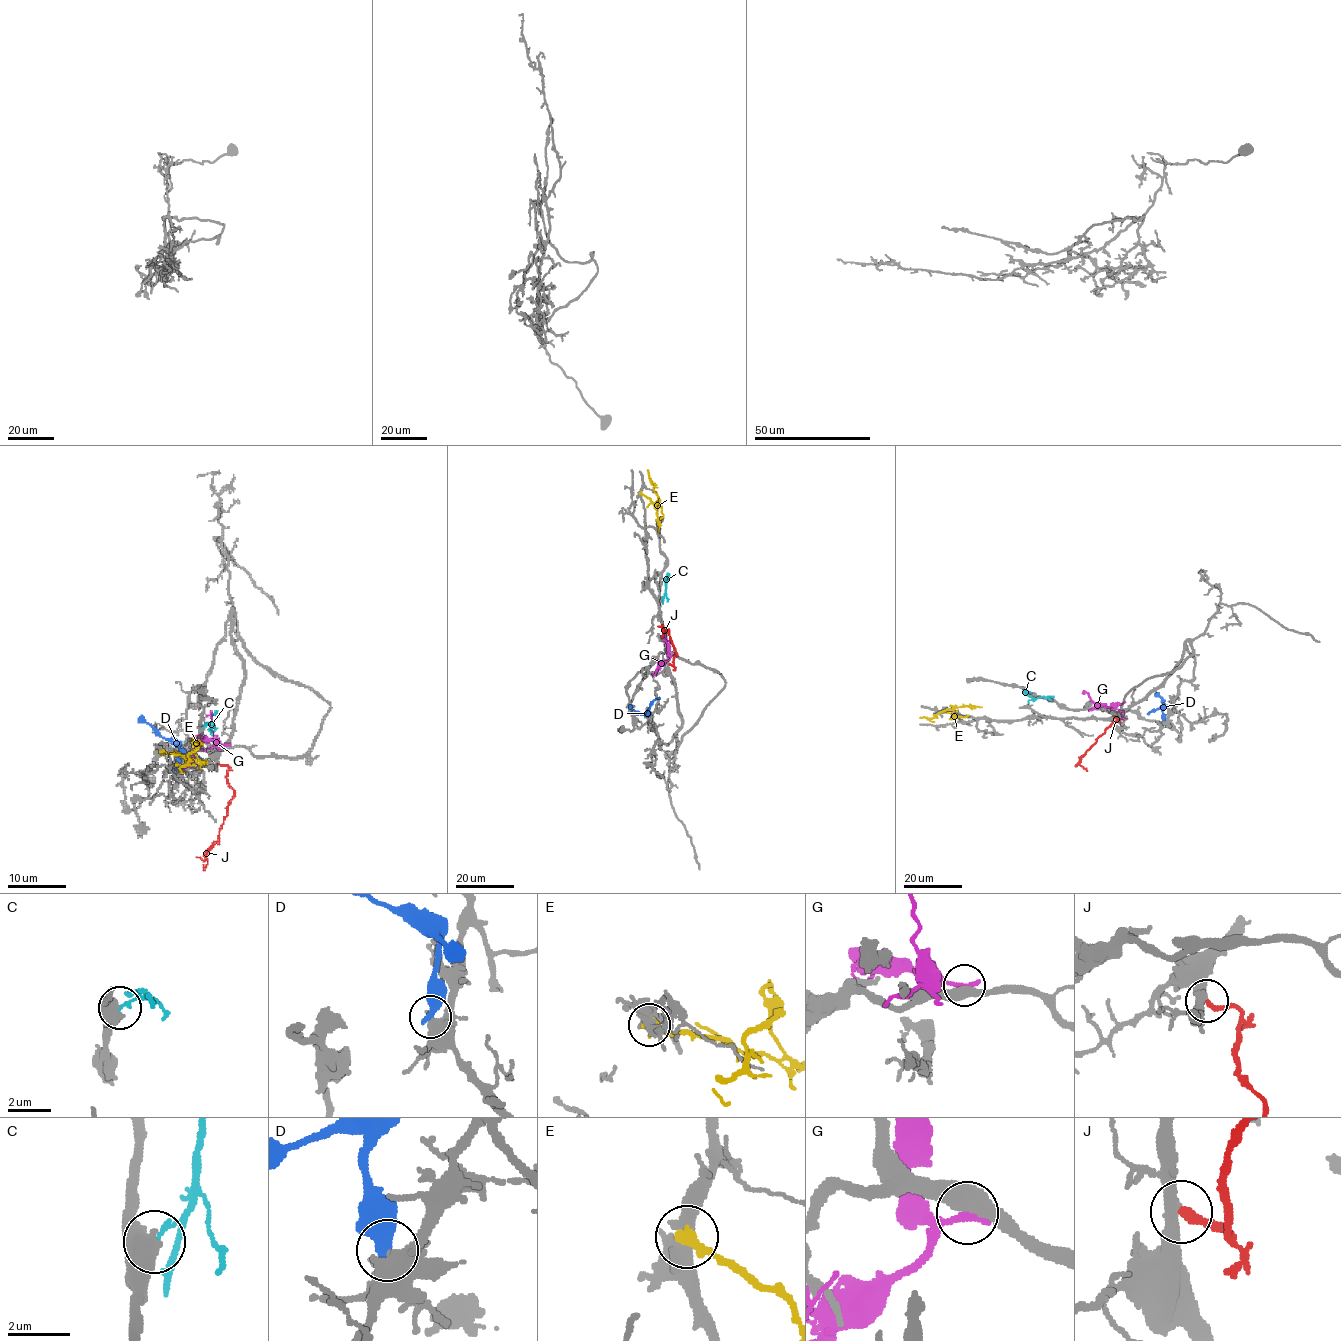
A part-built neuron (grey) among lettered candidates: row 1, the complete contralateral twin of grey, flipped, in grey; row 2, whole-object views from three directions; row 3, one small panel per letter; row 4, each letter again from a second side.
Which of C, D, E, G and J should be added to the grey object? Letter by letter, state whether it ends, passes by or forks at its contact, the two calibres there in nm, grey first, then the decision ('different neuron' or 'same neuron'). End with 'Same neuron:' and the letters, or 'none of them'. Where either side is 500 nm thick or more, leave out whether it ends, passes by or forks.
C: 600 nm thick on the grey side, 160 nm on the other; different neuron
D: 440 nm thick on the grey side, 550 nm on the other; different neuron
E: it ends there; 480 nm thick on the grey side, 380 nm on the other; different neuron
G: 500 nm thick on the grey side, 320 nm on the other; different neuron
J: it ends there; 440 nm thick on the grey side, 260 nm on the other; same neuron
Same neuron: J

